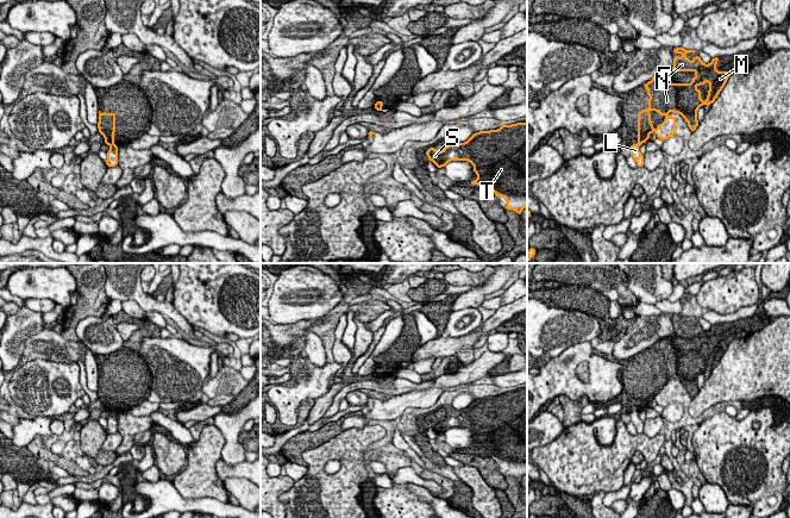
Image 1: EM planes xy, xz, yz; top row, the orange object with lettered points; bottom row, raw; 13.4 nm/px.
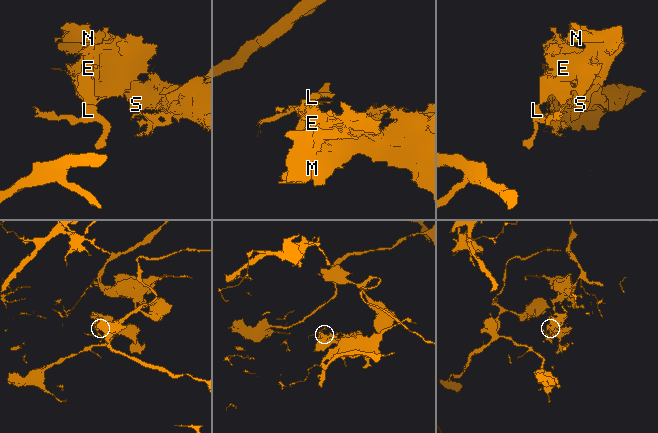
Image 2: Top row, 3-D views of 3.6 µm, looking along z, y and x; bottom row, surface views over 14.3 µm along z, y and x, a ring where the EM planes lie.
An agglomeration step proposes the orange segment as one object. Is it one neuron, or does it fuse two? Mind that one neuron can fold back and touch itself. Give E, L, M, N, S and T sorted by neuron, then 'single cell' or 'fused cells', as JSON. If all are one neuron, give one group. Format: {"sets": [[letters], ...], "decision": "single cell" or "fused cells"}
{"sets": [["E", "M", "N", "S", "T"], ["L"]], "decision": "fused cells"}

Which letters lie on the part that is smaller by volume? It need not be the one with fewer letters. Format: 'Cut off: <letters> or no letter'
Cut off: E, M, N, S, T

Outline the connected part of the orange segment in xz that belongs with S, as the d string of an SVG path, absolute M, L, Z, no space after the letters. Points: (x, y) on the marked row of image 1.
M527 123L504 125L497 130L475 132L466 142L451 141L443 151L428 148L426 156L437 168L445 167L451 161L468 161L474 166L477 179L470 181L478 185L479 189L491 191L496 198L503 196L507 206L504 210L514 210L521 214L527 207Z

